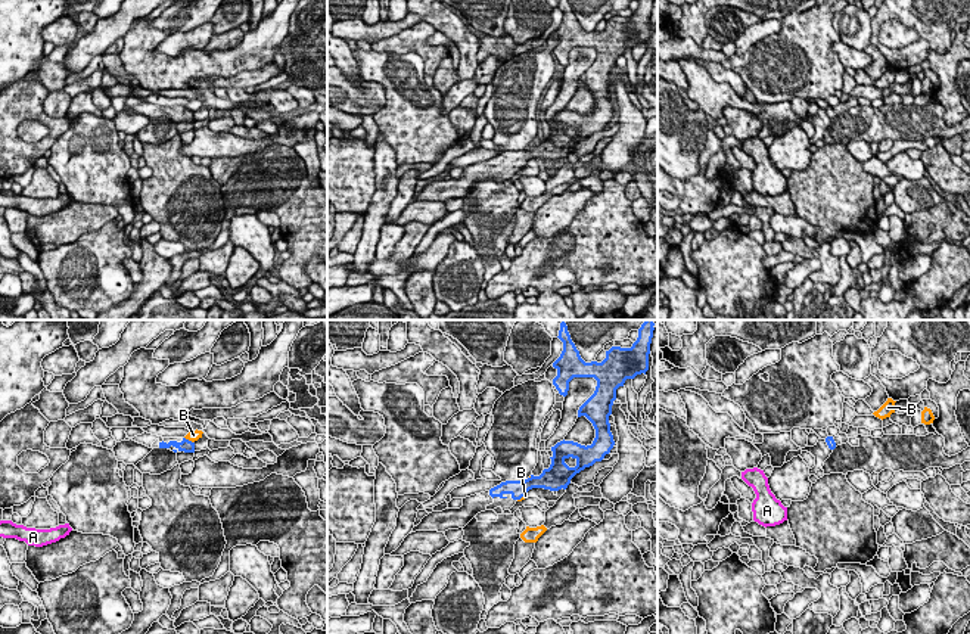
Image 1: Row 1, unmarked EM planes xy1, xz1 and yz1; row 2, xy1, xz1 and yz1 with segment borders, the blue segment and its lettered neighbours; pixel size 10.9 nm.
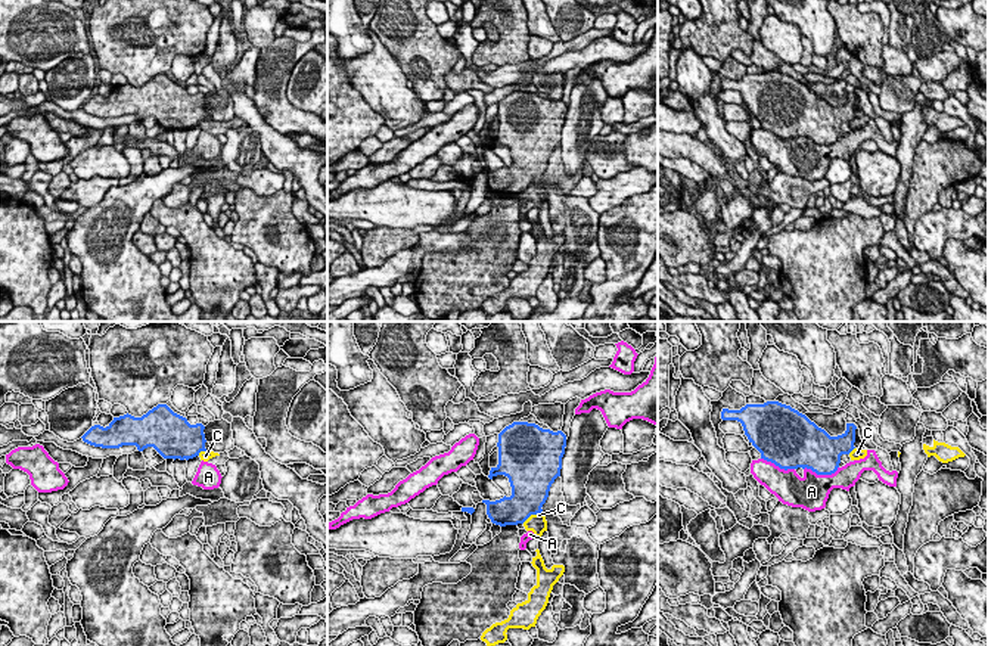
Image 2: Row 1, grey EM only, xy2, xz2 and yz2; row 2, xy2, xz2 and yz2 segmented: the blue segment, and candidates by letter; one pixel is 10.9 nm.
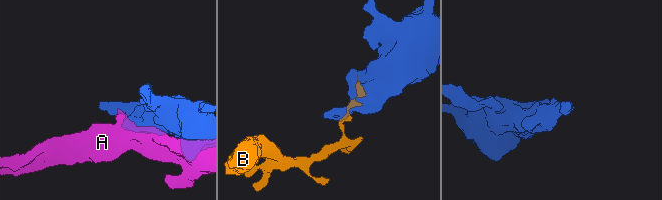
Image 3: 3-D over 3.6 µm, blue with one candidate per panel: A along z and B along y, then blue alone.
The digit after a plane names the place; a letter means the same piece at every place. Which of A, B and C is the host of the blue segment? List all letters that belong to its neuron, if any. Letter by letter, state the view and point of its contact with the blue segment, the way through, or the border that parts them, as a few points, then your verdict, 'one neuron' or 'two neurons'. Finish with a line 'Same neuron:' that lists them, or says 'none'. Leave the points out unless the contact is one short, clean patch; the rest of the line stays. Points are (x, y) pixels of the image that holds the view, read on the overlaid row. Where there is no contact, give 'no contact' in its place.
A: contact yz2 (822, 474); two neurons
B: contact xy1 (187, 440); border xy1 (185, 437), (193, 443); two neurons
C: contact xz2 (531, 513); border xz2 (541, 512), (531, 513), (522, 522); two neurons
Same neuron: none

